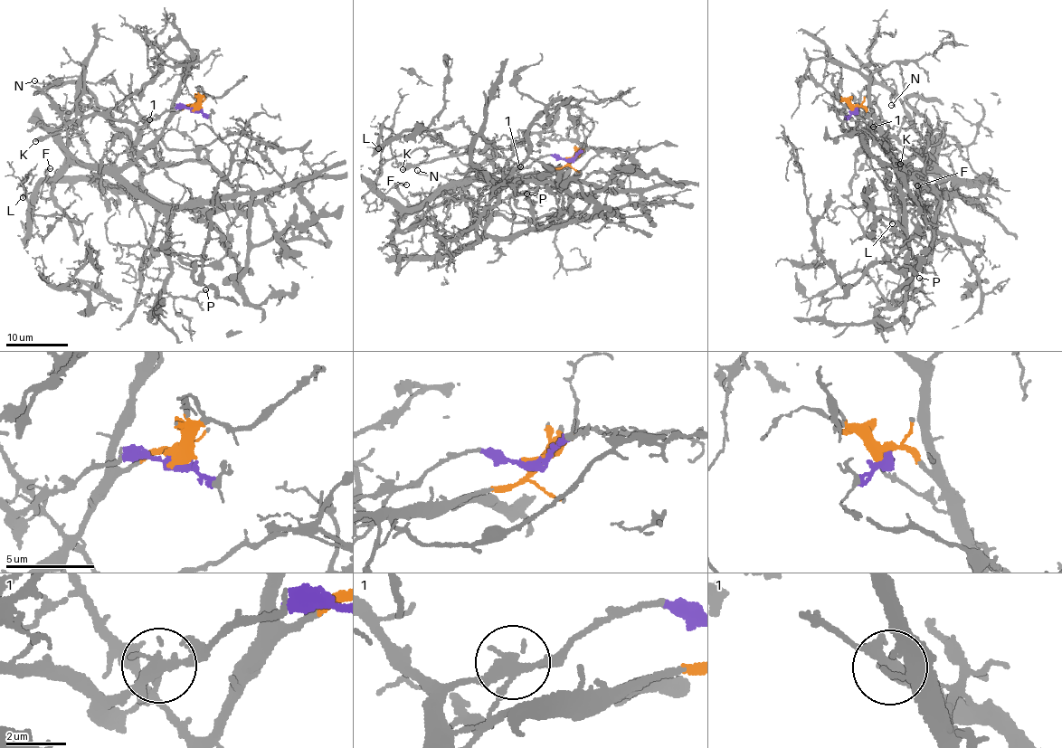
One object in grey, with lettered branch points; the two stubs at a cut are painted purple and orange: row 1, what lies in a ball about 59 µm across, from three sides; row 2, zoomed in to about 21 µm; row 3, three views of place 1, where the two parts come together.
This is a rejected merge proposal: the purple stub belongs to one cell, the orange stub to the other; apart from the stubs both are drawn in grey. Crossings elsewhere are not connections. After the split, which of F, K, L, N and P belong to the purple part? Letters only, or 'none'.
K

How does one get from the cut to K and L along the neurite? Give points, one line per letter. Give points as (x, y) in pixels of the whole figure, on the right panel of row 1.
K: (855, 111), (855, 114), (881, 134), (867, 131), (900, 164)
L: (855, 111), (868, 112), (900, 175), (932, 175), (941, 186), (930, 227), (907, 212), (892, 211), (892, 224)

